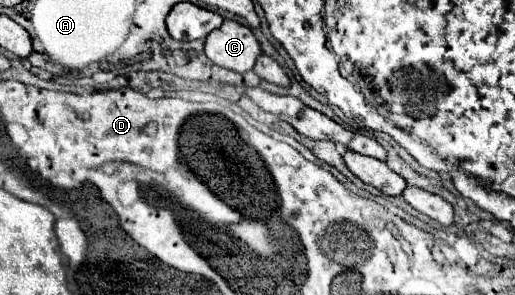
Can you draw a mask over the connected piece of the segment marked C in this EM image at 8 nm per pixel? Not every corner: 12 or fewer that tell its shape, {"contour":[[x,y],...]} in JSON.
{"contour":[[224,21],[206,37],[218,67],[246,73],[262,51],[248,27]]}

